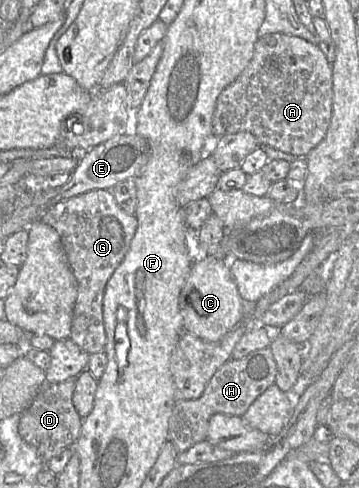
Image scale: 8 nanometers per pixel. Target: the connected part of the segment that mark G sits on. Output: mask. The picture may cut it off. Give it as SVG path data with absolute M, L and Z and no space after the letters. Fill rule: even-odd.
M93 190L59 202L39 219L54 228L78 284L69 339L89 355L104 352L107 336L103 321L106 284L129 250L137 219L126 214L110 190Z

